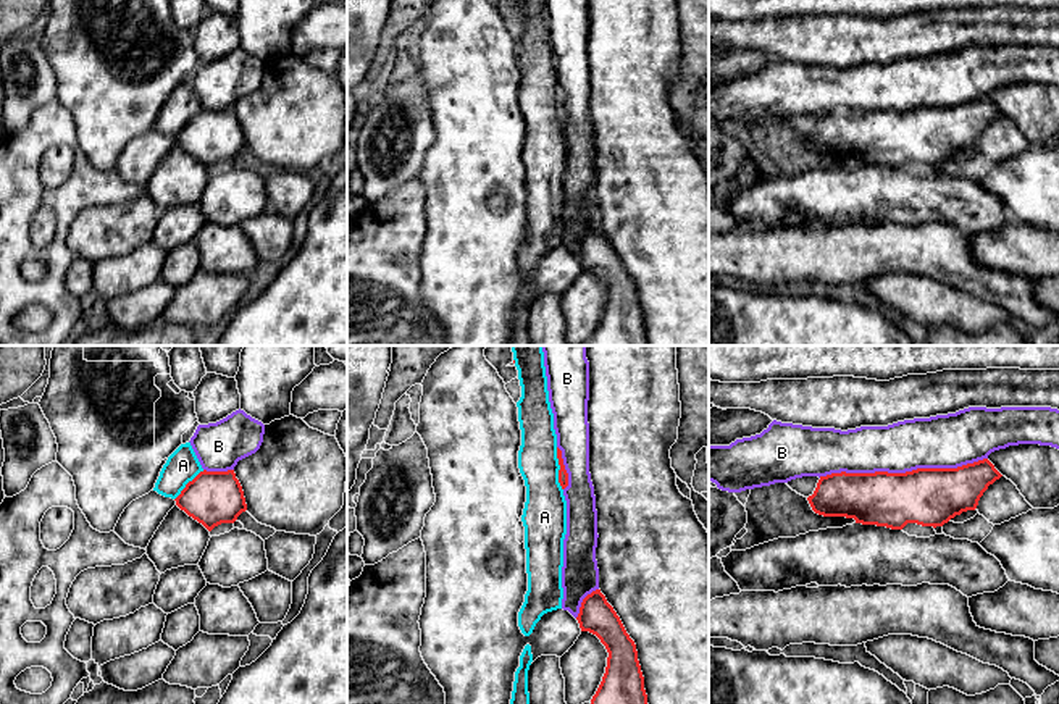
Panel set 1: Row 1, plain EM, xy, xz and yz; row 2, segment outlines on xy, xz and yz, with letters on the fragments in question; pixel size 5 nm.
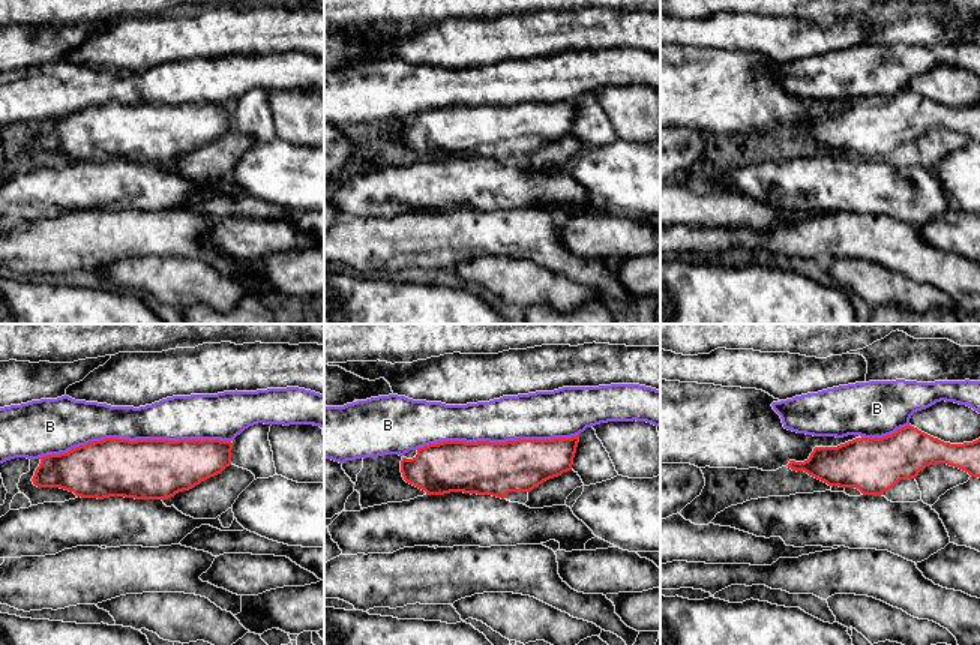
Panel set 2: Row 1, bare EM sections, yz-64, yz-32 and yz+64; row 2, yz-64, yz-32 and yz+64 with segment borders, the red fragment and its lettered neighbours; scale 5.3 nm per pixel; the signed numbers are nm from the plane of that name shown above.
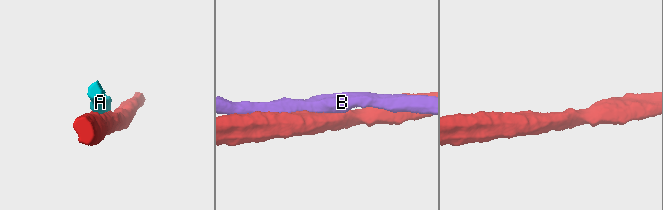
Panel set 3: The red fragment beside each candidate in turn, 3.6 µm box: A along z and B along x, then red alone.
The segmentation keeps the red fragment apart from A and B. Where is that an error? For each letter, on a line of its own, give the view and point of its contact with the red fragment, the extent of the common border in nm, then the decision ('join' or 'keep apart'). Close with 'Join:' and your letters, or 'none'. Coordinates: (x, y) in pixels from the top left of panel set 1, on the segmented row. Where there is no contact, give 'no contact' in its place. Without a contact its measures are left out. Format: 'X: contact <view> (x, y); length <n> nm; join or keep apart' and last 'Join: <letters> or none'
A: contact xz (560, 469); length 220 nm; keep apart
B: contact yz (903, 473); length 850 nm; join
Join: B

